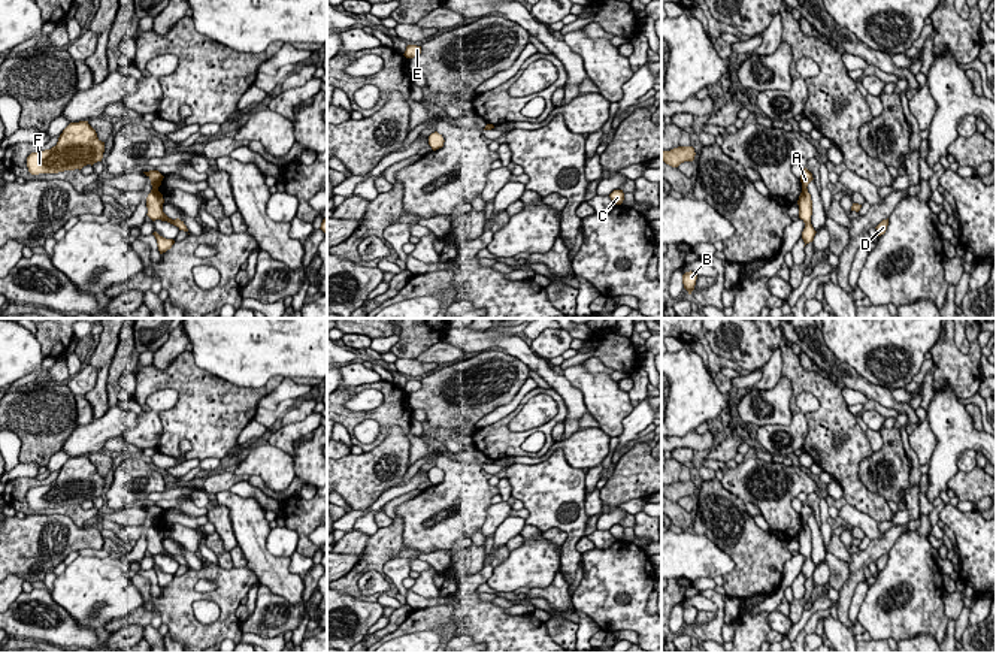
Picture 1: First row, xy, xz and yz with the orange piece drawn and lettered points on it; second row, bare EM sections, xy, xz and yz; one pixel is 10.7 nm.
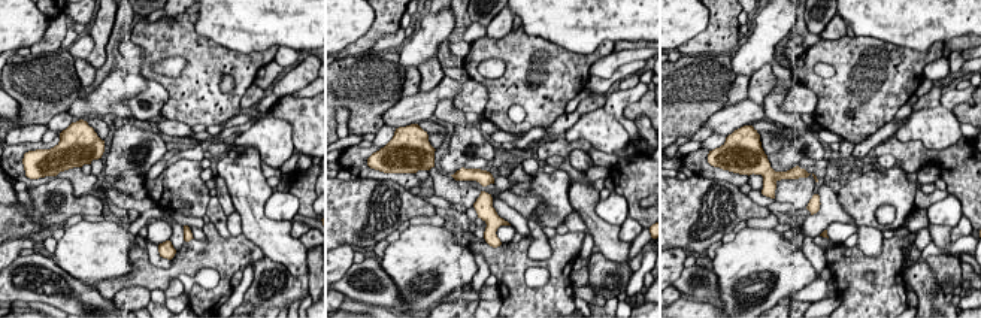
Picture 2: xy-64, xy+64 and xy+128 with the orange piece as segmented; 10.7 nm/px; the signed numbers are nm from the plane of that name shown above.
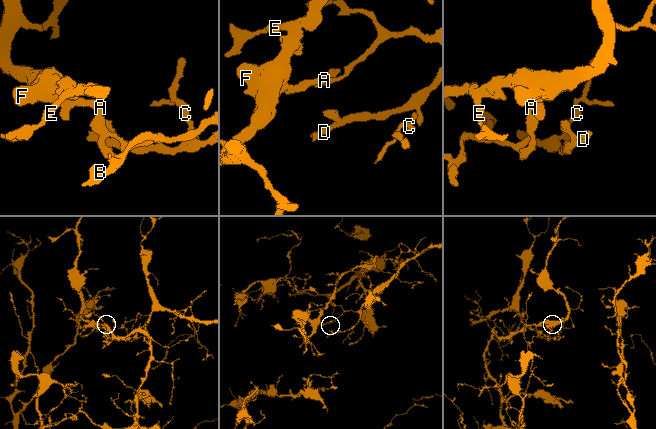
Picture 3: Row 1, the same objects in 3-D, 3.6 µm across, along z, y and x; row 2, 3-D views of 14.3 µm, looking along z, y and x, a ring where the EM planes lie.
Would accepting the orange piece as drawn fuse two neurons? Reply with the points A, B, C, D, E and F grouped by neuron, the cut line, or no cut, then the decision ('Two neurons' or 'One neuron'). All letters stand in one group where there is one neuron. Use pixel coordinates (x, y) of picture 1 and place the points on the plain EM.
Groups: A E F / B C D. Split along xy (153, 520), (157, 523). Two neurons

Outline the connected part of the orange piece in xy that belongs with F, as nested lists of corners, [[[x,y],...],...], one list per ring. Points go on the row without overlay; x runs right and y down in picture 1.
[[[88,456],[70,457],[55,481],[27,492],[27,502],[31,510],[81,505],[87,499],[102,496],[103,487],[105,477],[97,472]]]

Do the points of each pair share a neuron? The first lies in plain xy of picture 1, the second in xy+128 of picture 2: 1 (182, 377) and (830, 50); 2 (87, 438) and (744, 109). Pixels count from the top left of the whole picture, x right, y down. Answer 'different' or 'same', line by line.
1: same
2: same

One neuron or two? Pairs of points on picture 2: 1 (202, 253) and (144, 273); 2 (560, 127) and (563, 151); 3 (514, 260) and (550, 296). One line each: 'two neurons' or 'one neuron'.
1: one neuron
2: two neurons
3: one neuron

